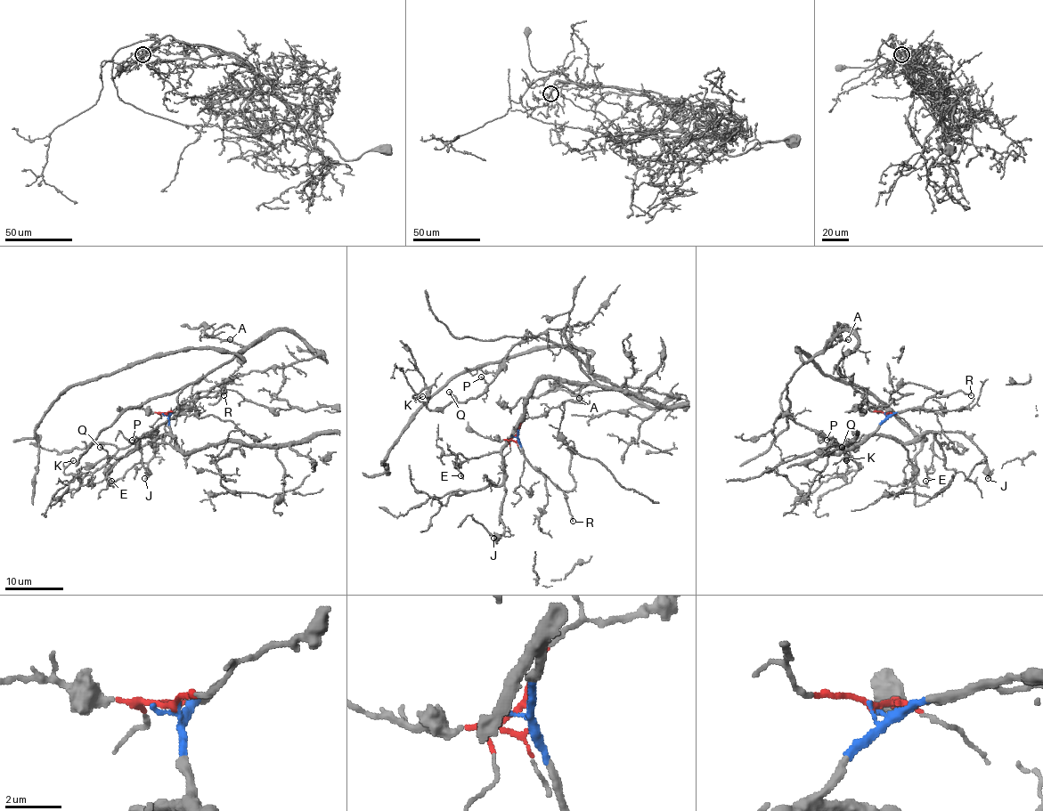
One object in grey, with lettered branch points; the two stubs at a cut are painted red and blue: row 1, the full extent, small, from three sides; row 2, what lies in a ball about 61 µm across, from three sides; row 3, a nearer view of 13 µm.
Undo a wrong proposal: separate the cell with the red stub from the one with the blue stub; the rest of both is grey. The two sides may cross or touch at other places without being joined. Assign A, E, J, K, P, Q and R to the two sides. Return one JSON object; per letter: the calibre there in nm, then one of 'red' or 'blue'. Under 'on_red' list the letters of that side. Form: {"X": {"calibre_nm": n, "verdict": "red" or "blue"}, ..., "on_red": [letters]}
{"A": {"calibre_nm": 100, "verdict": "red"}, "E": {"calibre_nm": 80, "verdict": "blue"}, "J": {"calibre_nm": 240, "verdict": "blue"}, "K": {"calibre_nm": 150, "verdict": "red"}, "P": {"calibre_nm": 120, "verdict": "red"}, "Q": {"calibre_nm": 180, "verdict": "red"}, "R": {"calibre_nm": 140, "verdict": "blue"}, "on_red": ["A", "K", "P", "Q"]}

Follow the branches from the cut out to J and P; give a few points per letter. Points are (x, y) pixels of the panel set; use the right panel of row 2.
J: (885, 413), (876, 433), (894, 436), (900, 442), (915, 442), (924, 433), (963, 433), (988, 464), (988, 479)
P: (885, 413), (869, 409), (836, 368), (857, 344), (843, 331), (797, 370), (781, 400), (797, 423), (827, 439)

